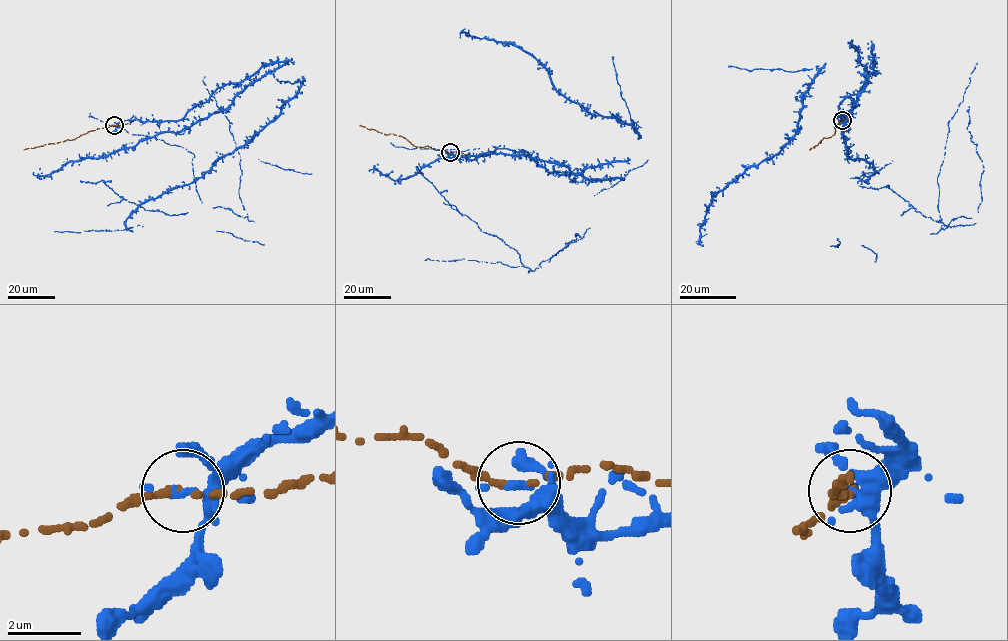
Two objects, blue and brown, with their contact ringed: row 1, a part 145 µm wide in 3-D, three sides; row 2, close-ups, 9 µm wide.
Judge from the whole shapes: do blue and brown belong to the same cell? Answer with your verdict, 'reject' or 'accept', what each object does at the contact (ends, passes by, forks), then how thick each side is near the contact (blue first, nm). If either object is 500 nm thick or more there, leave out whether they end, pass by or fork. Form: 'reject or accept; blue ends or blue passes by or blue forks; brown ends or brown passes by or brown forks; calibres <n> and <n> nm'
reject; blue forks; brown ends; calibres 140 and 240 nm

